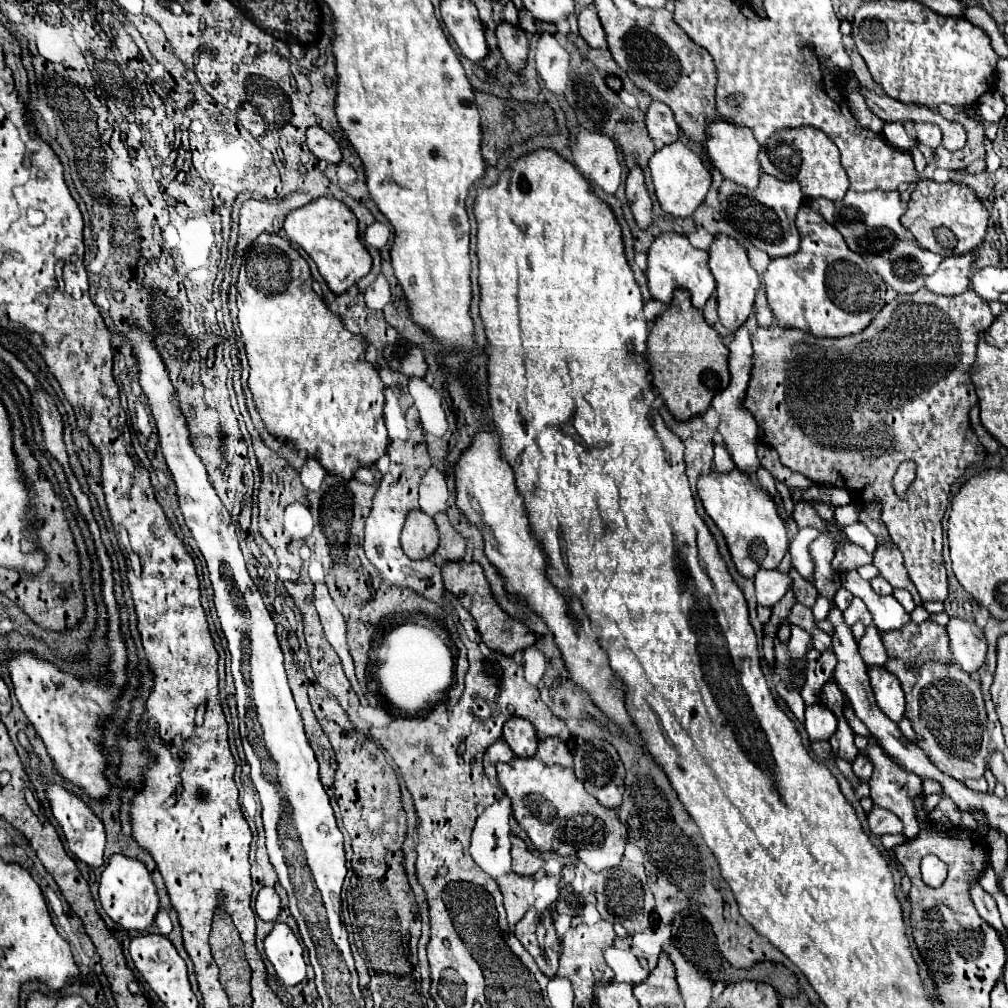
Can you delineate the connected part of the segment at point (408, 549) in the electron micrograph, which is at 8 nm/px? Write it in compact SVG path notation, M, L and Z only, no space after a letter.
M412 511L402 529L402 549L410 559L432 557L438 549L438 531L432 517Z

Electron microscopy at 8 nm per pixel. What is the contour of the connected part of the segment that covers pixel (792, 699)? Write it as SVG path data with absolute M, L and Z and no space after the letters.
M778 683L776 691L778 691L778 695L788 703L788 707L790 707L790 711L796 715L796 719L798 719L800 723L804 723L804 709L806 709L806 705L804 705L802 697L800 697L798 693L794 693L794 691L790 693L782 683Z

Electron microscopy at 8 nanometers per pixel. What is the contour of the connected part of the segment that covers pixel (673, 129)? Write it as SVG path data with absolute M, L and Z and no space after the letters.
M652 101L646 113L646 127L656 143L670 145L678 141L678 125L674 121L674 115L660 101Z

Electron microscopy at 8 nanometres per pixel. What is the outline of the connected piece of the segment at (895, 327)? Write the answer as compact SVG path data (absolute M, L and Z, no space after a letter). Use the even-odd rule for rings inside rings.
M922 287L920 291L916 291L914 295L898 295L894 301L886 303L884 309L880 313L874 315L872 323L858 335L850 335L850 337L840 337L840 339L818 339L794 329L780 329L776 323L768 329L758 327L758 331L752 337L752 347L754 347L754 355L752 355L752 377L750 377L750 385L746 391L746 399L744 399L744 407L752 411L752 417L758 423L758 439L764 445L770 445L772 449L778 451L780 461L790 467L792 471L808 477L812 483L816 485L832 485L832 487L840 487L846 489L852 497L854 503L880 503L882 509L882 521L888 527L890 539L898 545L898 549L904 555L904 567L912 579L912 583L916 585L920 597L924 603L928 601L944 601L948 597L948 581L946 581L946 569L944 569L944 561L942 561L942 517L946 511L946 505L950 501L950 489L954 479L960 479L968 467L982 463L986 459L986 453L978 441L978 437L974 435L974 431L970 429L970 419L968 419L968 411L972 405L978 403L978 397L974 393L974 385L968 377L970 365L976 359L976 345L980 339L980 333L986 331L994 321L994 315L990 311L990 305L986 301L982 301L976 293L962 293L962 295L954 295L954 297L944 297L944 295L934 295L930 293L926 287ZM902 461L914 461L918 467L918 475L916 479L910 483L908 491L904 495L898 495L892 487L892 477L898 469L898 465Z

